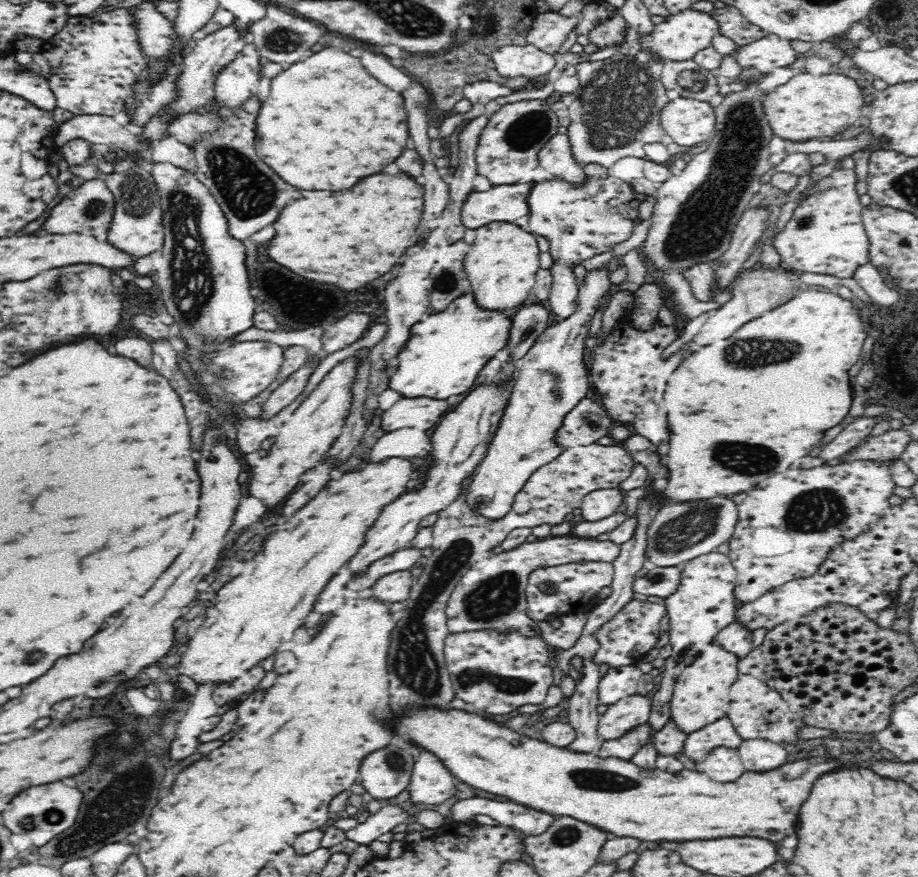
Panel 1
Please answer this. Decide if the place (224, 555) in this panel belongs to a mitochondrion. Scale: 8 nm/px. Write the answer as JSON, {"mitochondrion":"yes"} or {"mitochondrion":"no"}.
{"mitochondrion":"no"}

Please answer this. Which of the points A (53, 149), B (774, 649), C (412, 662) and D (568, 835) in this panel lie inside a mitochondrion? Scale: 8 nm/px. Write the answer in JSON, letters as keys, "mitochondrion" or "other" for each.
{"A":"other","B":"other","C":"mitochondrion","D":"mitochondrion"}

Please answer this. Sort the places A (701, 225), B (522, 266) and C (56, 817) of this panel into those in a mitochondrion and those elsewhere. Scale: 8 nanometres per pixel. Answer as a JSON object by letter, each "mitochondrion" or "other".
{"A":"mitochondrion","B":"other","C":"mitochondrion"}

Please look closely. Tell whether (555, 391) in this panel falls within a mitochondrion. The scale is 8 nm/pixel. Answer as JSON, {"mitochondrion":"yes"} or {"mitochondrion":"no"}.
{"mitochondrion":"yes"}

